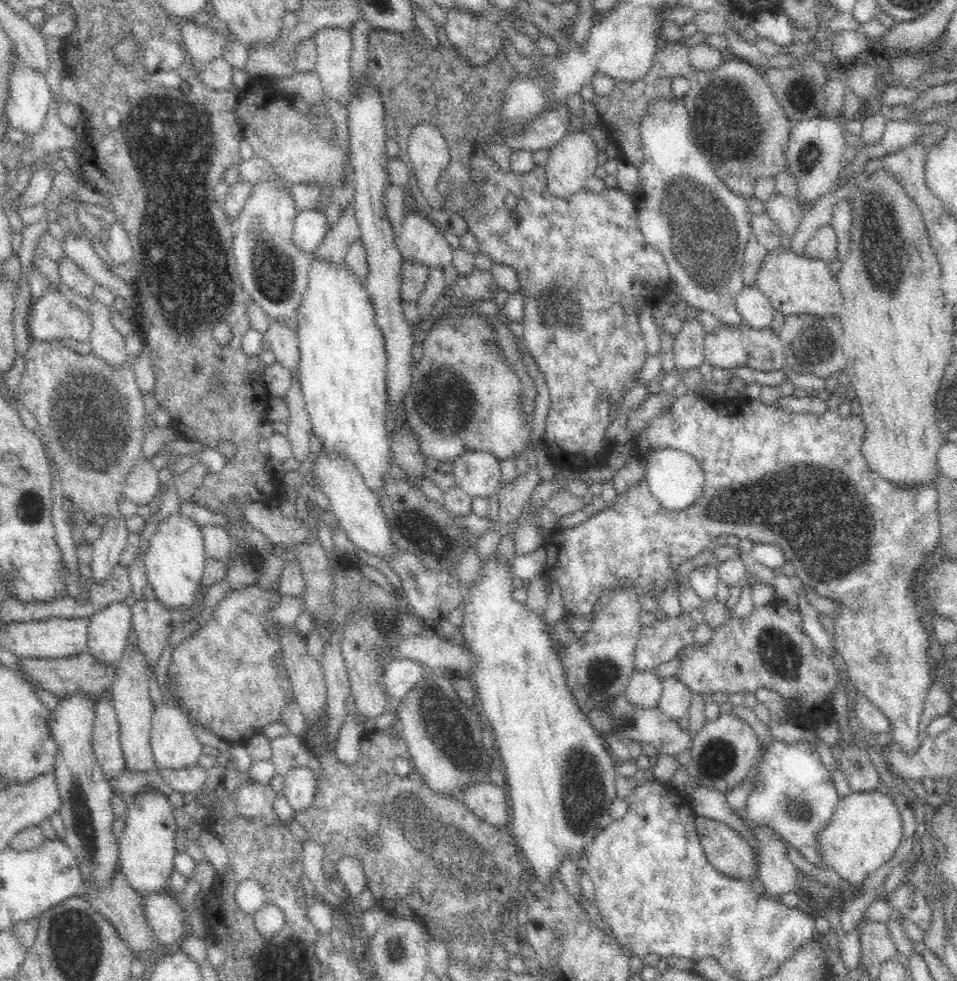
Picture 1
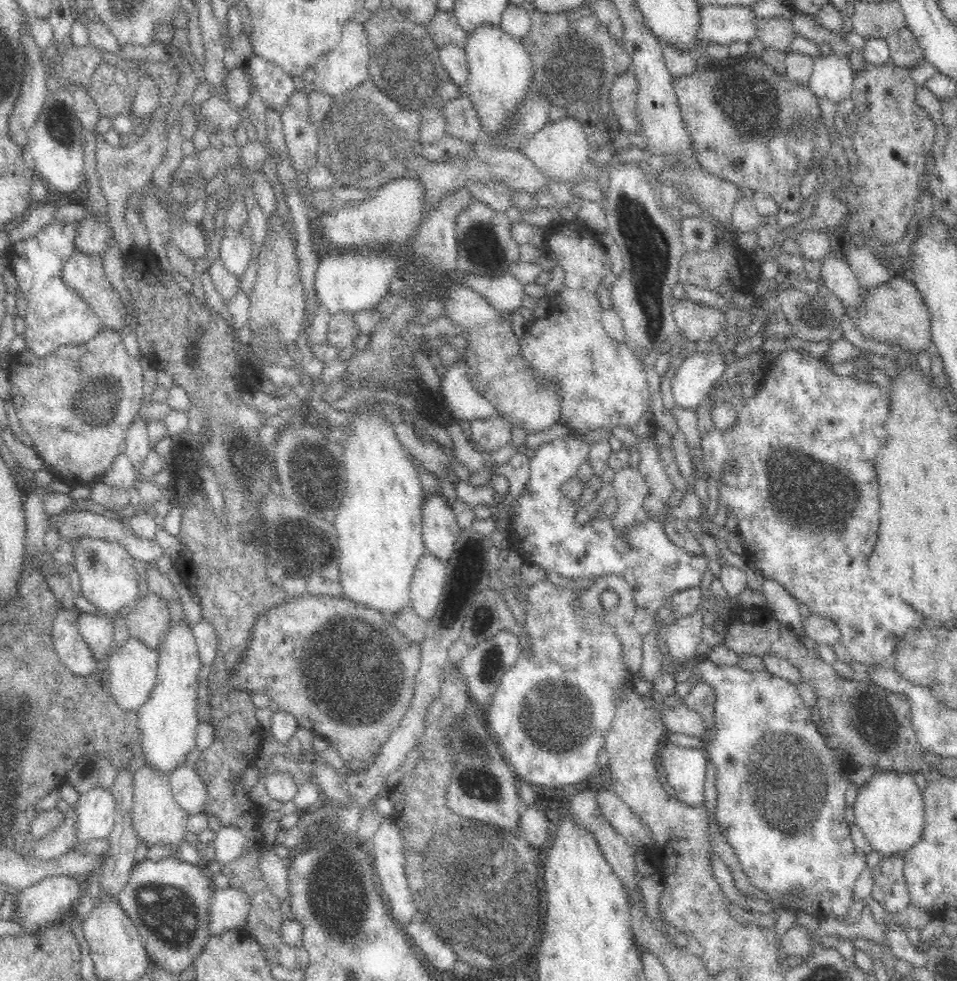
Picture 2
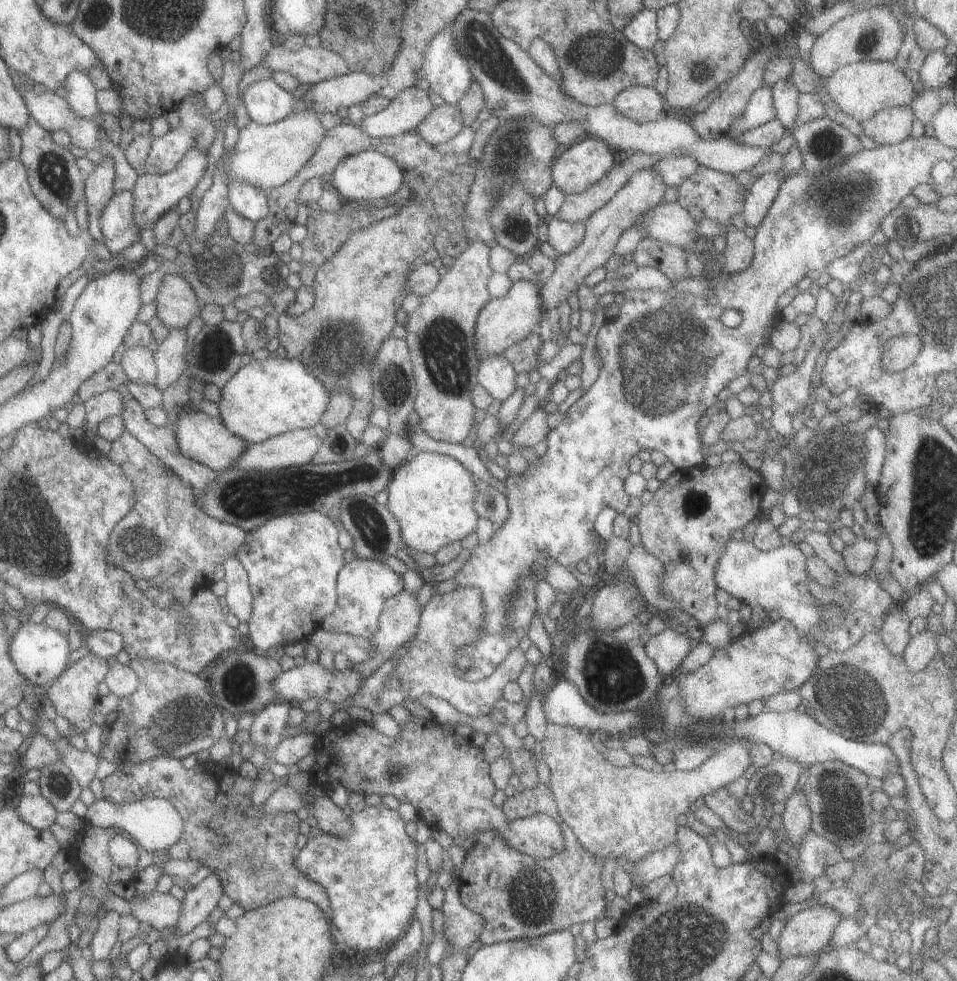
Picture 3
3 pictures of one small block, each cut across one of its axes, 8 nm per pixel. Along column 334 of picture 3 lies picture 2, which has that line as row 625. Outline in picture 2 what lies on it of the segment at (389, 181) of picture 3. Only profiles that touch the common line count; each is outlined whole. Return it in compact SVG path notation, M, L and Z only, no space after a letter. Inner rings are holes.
M168 620L168 626L160 636L156 652L158 684L153 695L135 716L141 737L139 744L145 752L146 764L158 772L169 774L184 763L186 754L194 748L194 734L199 724L196 717L199 704L195 694L198 691L201 666L197 642L186 620Z

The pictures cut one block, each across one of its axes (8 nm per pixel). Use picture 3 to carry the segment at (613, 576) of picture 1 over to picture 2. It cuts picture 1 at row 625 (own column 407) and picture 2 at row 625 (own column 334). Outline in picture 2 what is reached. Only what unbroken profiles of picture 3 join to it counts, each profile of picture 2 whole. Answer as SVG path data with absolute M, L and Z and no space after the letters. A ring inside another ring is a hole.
M788 349L781 351L777 361L772 365L766 375L762 376L761 384L755 396L743 398L734 396L728 398L728 402L734 405L740 415L740 424L734 432L730 434L719 434L711 422L711 409L713 403L710 403L707 396L705 400L695 409L697 413L697 431L701 438L701 447L703 451L703 471L706 478L717 483L718 504L726 507L726 512L732 512L739 523L737 532L742 535L745 542L745 551L742 557L742 563L751 566L760 571L764 578L771 578L781 584L793 597L796 602L802 602L808 606L811 614L818 615L820 618L831 620L840 629L841 642L846 647L848 656L852 660L866 664L866 666L878 666L880 663L892 661L895 654L895 648L903 643L905 636L910 631L923 631L932 625L932 622L925 618L923 614L916 612L909 604L906 604L900 597L890 598L891 595L882 592L882 586L877 586L868 576L868 562L876 540L878 540L878 526L880 526L880 500L878 500L878 482L876 482L876 456L884 448L886 441L883 428L884 418L889 414L888 394L884 389L879 389L869 381L859 382L852 377L835 373L826 362L812 357L805 350Z

